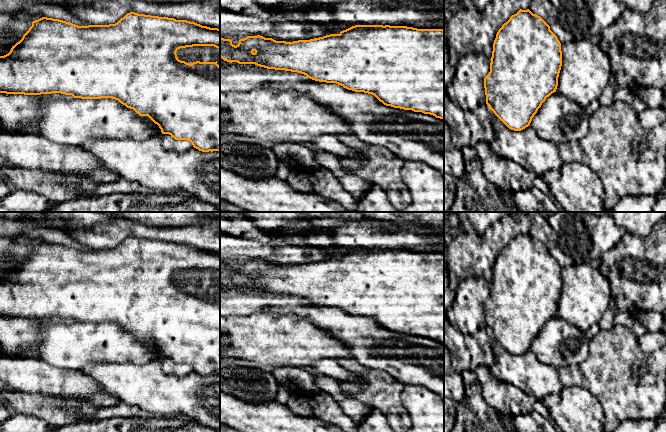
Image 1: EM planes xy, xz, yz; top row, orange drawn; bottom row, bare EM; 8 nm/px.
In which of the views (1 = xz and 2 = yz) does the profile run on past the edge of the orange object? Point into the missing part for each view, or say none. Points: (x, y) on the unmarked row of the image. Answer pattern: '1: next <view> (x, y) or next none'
1: next none
2: next none

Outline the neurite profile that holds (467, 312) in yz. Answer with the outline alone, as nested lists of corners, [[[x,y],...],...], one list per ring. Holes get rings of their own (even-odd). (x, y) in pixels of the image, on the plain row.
[[[470,276],[459,280],[452,305],[446,319],[454,324],[463,335],[473,335],[486,328],[484,302],[490,296],[491,284],[483,276]]]

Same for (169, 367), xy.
[[[162,358],[162,370],[168,375],[176,375],[178,377],[183,377],[186,374],[193,371],[192,367],[187,364],[175,364],[169,358]]]

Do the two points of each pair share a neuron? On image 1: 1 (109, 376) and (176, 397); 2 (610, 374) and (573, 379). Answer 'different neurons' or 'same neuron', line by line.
1: same neuron
2: same neuron

